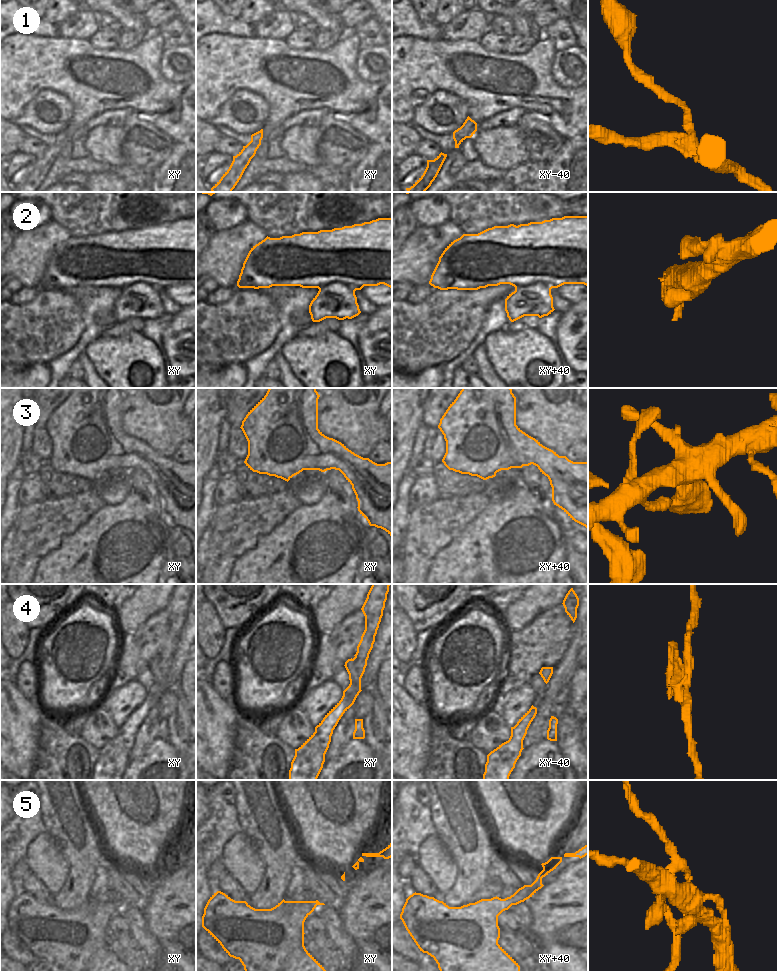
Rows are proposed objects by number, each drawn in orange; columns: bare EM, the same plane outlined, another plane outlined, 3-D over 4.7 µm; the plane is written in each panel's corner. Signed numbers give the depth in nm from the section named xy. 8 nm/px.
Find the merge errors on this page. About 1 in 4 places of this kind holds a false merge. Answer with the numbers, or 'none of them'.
5

